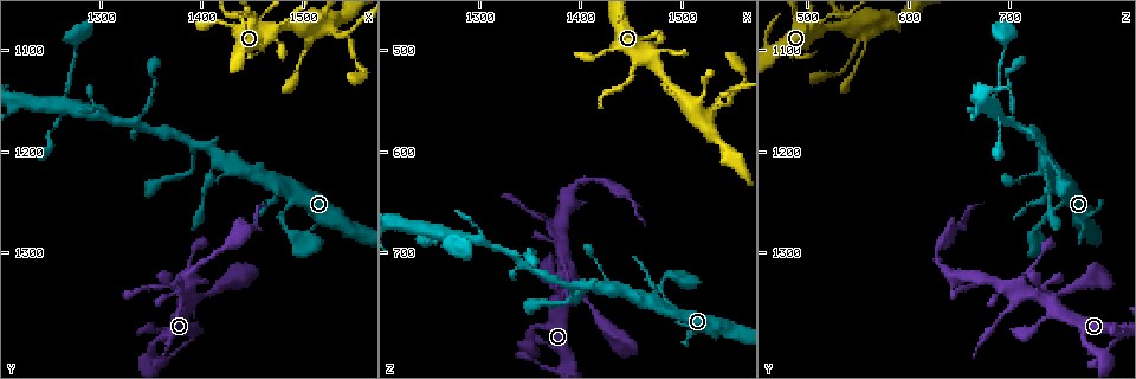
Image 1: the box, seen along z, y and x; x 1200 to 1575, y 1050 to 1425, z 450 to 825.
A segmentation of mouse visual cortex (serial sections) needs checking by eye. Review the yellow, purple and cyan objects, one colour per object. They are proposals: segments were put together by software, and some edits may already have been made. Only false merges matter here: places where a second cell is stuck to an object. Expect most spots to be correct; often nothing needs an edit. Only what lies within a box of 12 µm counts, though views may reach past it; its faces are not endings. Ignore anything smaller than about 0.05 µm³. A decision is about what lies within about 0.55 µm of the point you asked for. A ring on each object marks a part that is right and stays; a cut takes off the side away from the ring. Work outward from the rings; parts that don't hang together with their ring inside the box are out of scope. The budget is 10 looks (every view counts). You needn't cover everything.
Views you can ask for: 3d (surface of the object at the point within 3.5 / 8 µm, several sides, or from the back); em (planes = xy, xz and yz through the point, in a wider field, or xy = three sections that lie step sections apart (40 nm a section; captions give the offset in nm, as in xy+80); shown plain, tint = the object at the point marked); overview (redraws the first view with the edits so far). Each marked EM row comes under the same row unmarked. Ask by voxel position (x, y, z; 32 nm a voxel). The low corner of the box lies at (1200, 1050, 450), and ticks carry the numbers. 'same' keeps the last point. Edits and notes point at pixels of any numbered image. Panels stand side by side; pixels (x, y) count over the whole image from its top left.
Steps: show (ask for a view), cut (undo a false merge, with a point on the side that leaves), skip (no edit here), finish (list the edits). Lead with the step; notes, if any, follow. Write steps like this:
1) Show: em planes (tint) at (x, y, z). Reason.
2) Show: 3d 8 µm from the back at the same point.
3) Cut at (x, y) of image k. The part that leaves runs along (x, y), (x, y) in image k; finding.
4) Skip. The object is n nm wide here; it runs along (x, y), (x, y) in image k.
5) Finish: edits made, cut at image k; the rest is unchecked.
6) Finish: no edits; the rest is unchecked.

Show: 3d 3.5 µm at (1390, 1196, 736). Arms part here.

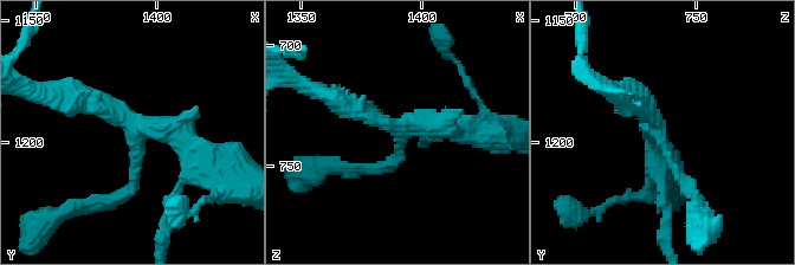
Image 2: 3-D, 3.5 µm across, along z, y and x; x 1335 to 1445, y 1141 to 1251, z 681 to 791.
Show: em xy step 2 (tint) at (1391, 1193, 733). 3 arms meet here; the arms are 150, 250, 300 nm wide.

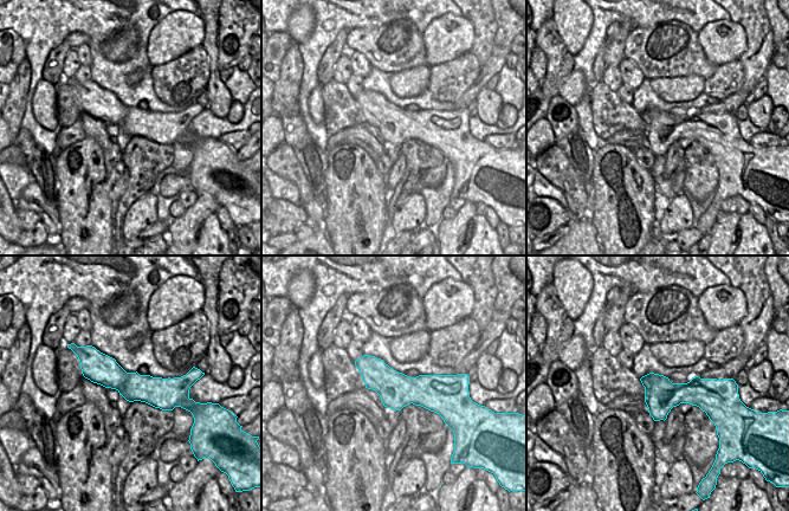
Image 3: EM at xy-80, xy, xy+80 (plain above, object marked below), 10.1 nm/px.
Show: em xy step 1 (tint) at the same point.

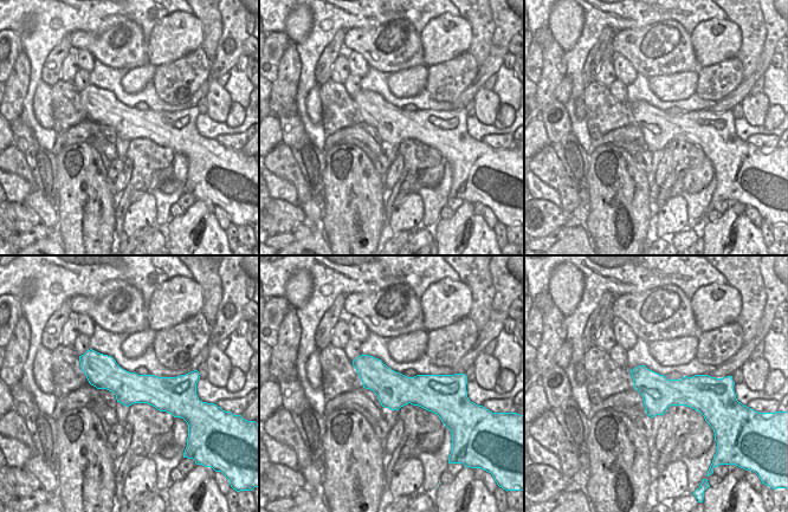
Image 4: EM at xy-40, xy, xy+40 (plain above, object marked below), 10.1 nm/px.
Skip. The object is 360 nm wide here; it runs along (204, 154), (168, 129), (70, 96) in image 2; continuous, no second cell.

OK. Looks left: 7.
Show: 3d 8 µm from the back at (1336, 1176, 706). Branch point.

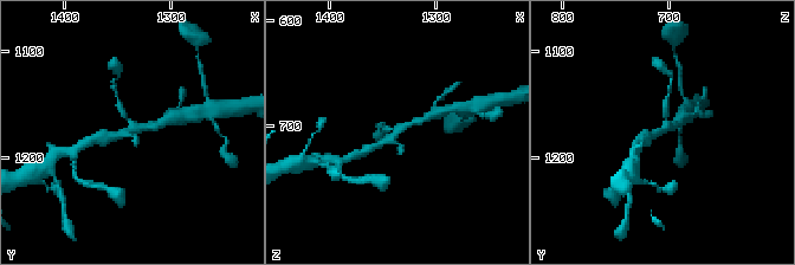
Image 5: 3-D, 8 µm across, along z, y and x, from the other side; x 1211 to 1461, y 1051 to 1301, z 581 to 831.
Show: 3d 3.5 µm at (1338, 1174, 704).

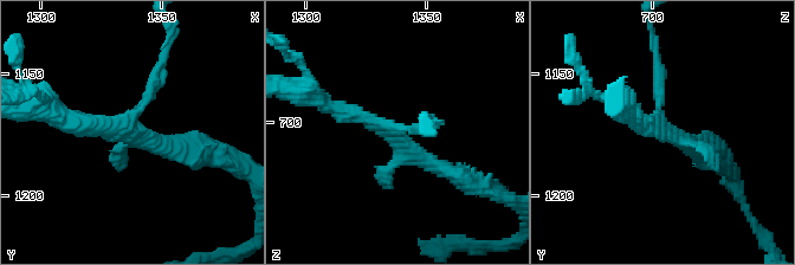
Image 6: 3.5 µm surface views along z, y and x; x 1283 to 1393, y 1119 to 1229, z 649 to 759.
Show: em xy step 1 (tint) at (1337, 1175, 705).

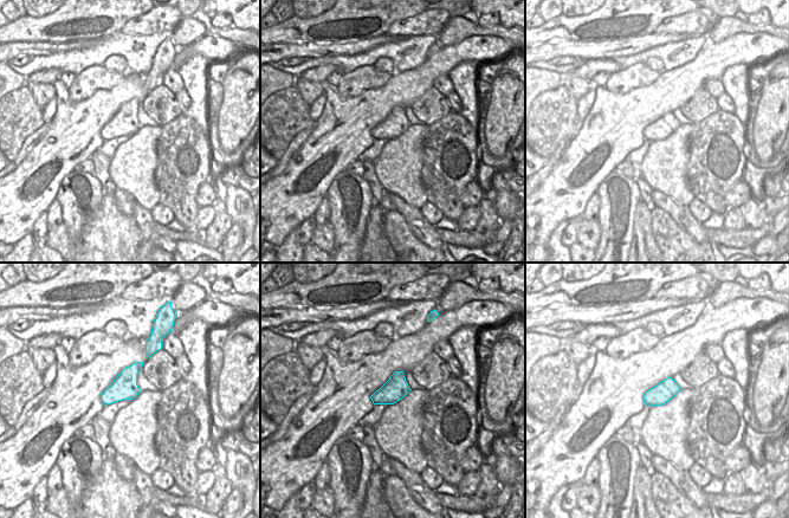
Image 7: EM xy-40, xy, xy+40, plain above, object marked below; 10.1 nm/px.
Skip. It runs along (453, 173), (323, 103) in image 6; continuous, no second cell.

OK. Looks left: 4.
Show: 3d 8 µm at (1262, 1158, 680).

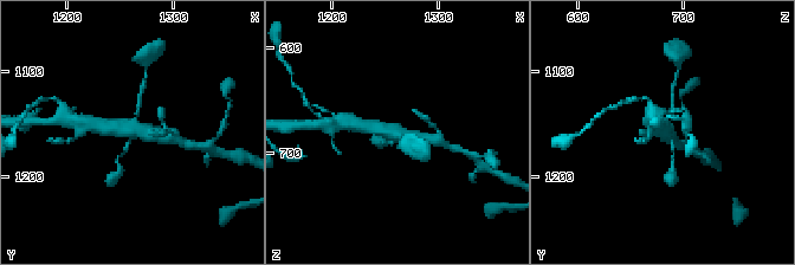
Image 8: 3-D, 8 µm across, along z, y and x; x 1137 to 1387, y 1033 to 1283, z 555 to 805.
Show: 3d 3.5 µm from the back at (1264, 1154, 680). Zoom in.

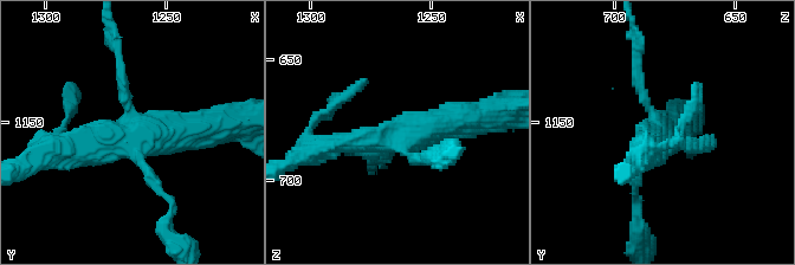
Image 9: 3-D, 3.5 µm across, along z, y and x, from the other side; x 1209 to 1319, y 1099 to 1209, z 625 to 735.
Show: em xy step 2 (tint) at (1263, 1155, 682).

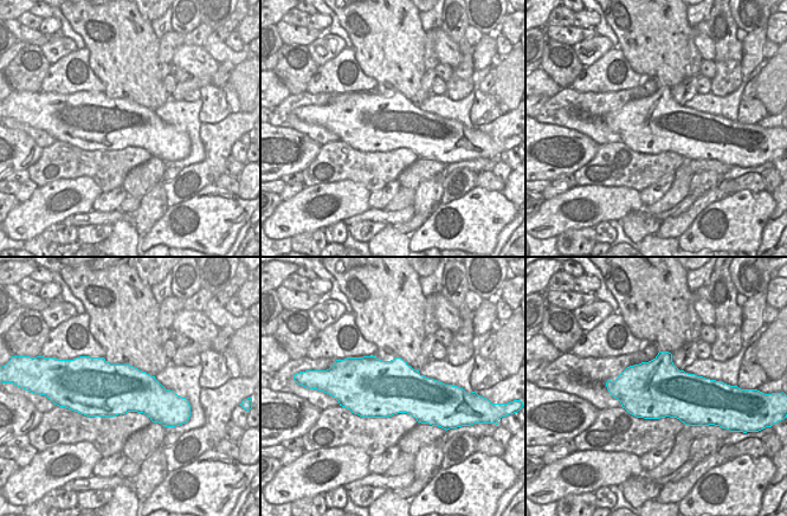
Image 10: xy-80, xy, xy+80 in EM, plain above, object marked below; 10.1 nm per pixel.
Skip. The object is 600 nm wide here; it runs along (322, 149), (474, 122) in image 9; one cell here.

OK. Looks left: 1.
Finish: no edits; the rest is unchecked.

